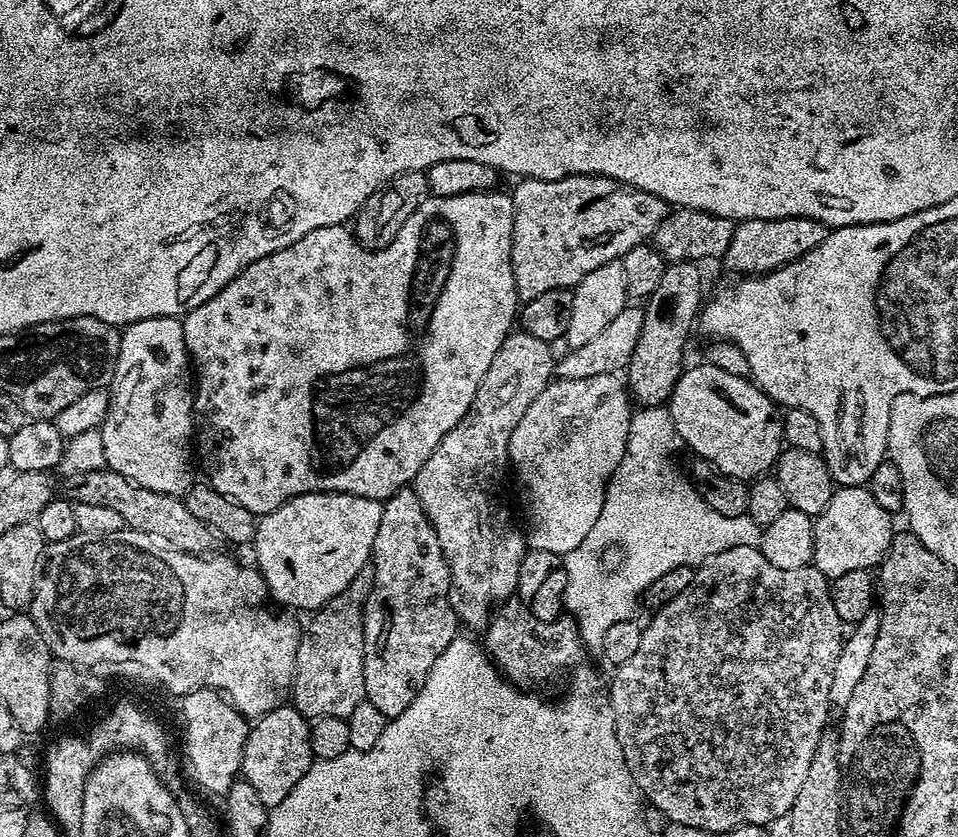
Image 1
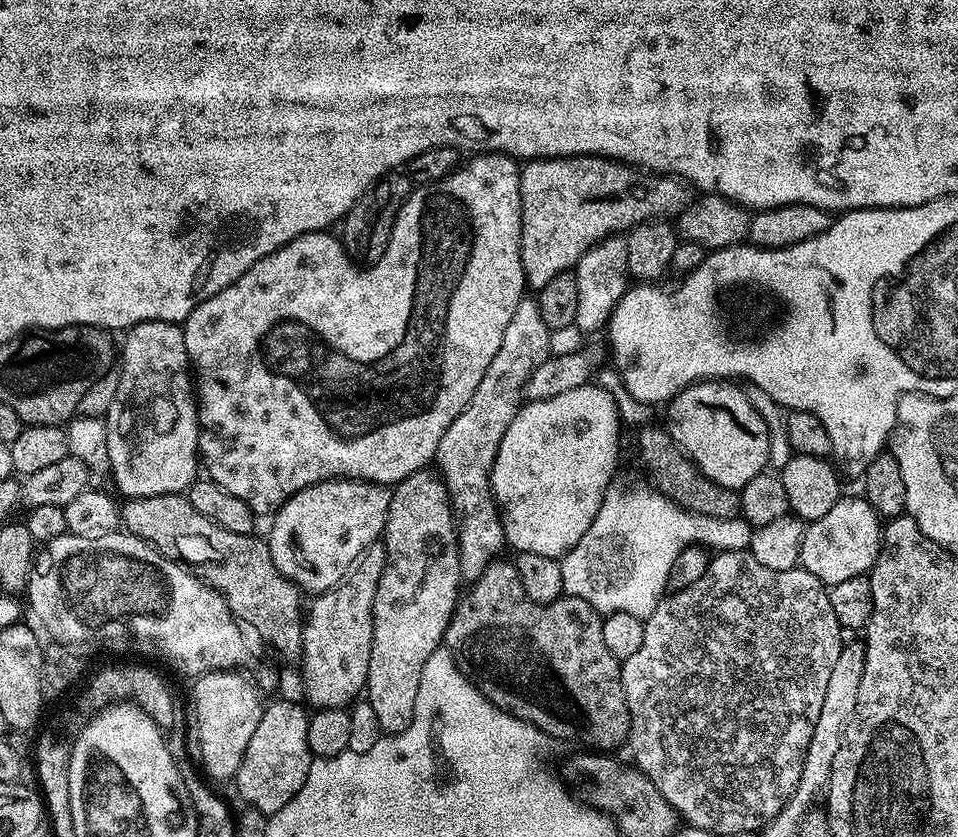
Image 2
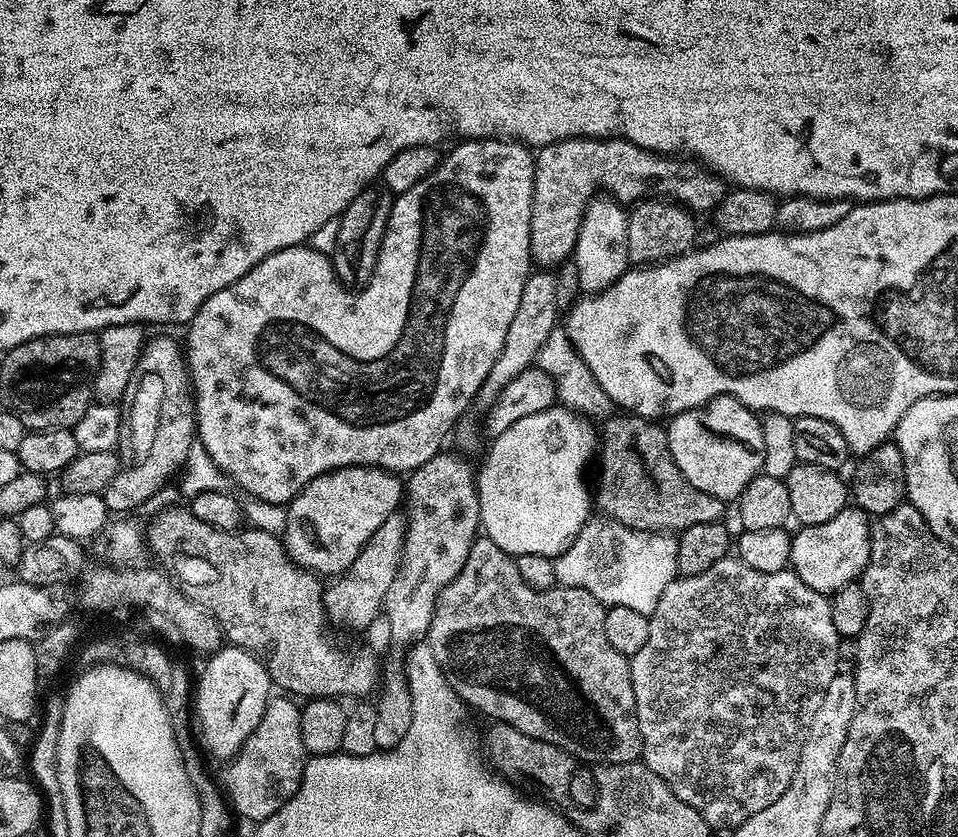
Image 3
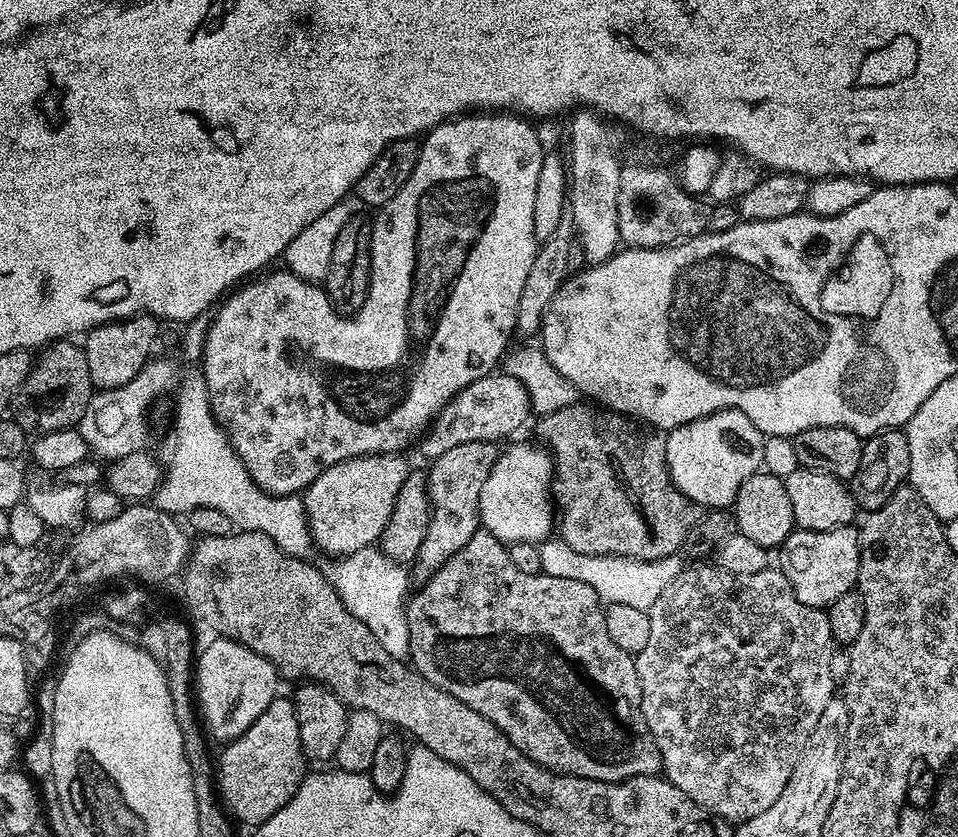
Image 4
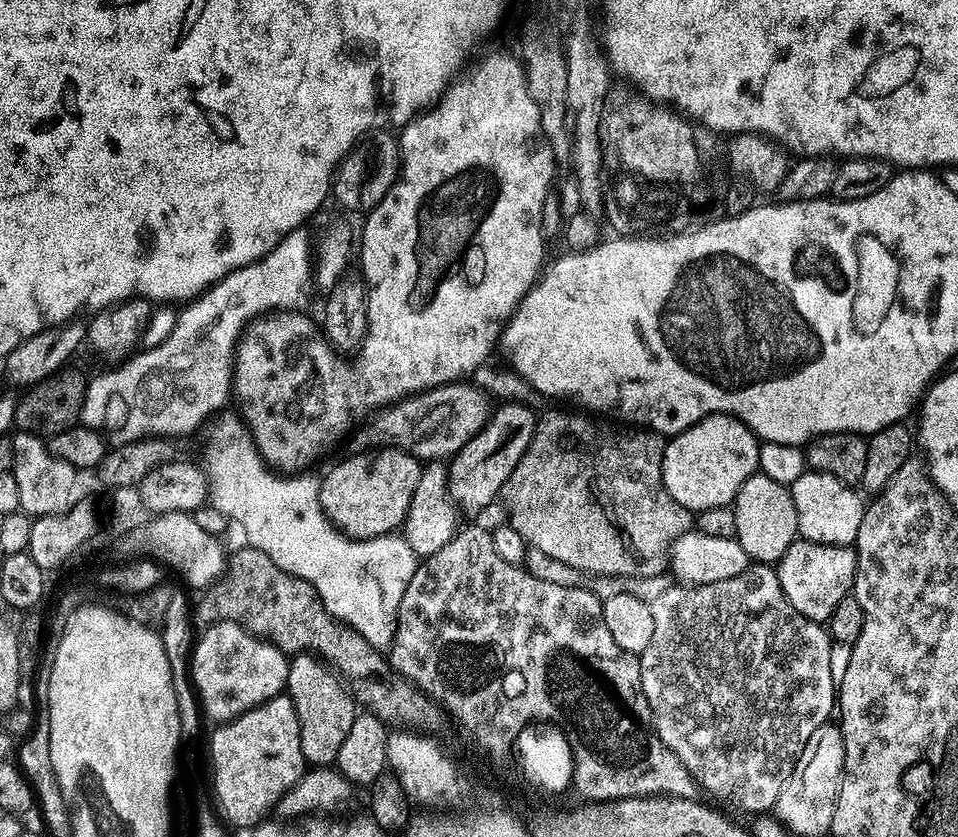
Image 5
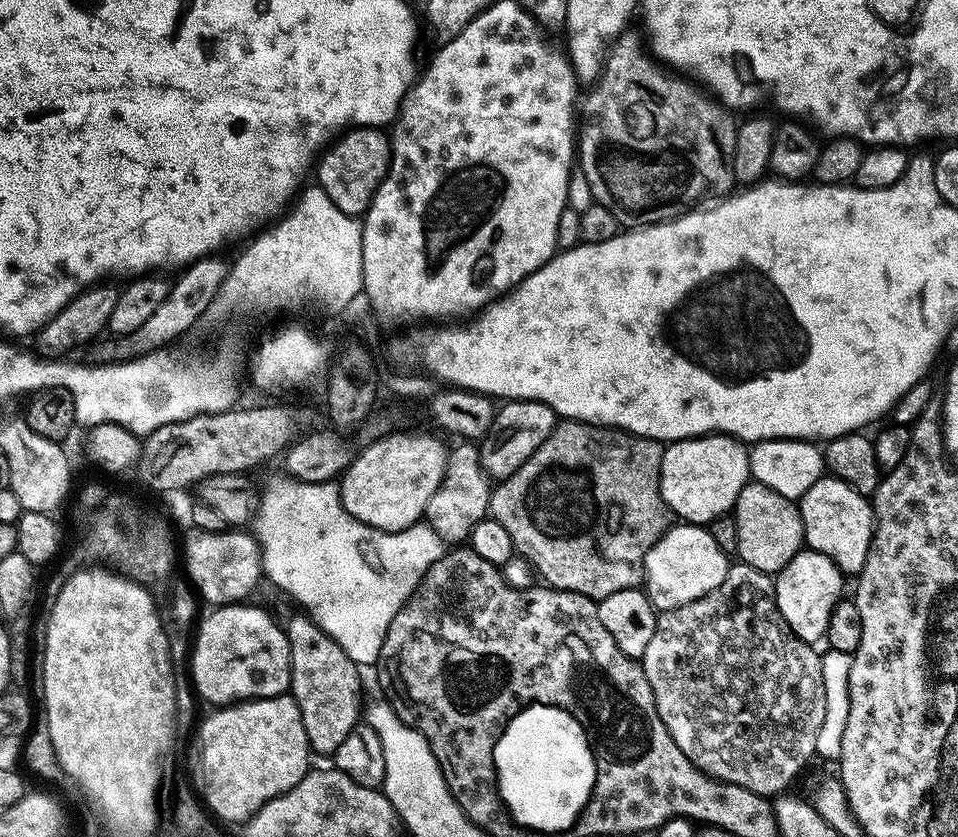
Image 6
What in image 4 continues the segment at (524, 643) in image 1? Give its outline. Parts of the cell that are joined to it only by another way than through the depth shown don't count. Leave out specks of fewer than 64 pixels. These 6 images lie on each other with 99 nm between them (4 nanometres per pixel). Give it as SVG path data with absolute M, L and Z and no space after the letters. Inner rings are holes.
M478 530L458 554L454 554L441 566L430 579L419 585L420 589L411 593L406 604L406 619L409 622L409 652L411 667L434 686L444 692L454 694L470 710L478 710L482 718L494 722L510 738L522 754L526 754L535 764L550 768L553 772L562 772L569 776L581 776L591 780L619 782L632 776L655 776L661 771L660 751L654 734L646 726L642 714L642 686L633 653L622 650L610 638L606 631L605 605L600 596L586 582L574 582L574 578L558 578L543 574L525 574L510 562L506 544L485 530Z

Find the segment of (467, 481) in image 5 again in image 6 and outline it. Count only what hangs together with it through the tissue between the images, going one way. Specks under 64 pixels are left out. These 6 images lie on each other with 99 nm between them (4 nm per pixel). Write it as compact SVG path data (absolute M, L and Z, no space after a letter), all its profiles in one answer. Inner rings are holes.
M509 400L497 411L488 435L479 441L480 467L485 476L499 482L514 474L556 428L558 417L554 409L533 400Z

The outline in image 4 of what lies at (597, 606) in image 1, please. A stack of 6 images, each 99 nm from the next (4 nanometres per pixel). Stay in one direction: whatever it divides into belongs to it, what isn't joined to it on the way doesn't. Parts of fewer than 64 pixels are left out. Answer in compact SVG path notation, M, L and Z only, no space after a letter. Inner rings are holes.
M548 538L539 545L540 557L542 558L541 573L546 576L557 576L558 578L574 578L574 582L586 582L599 594L601 601L608 604L621 604L622 606L638 606L645 610L651 608L652 603L662 594L670 582L674 582L676 575L682 571L681 557L679 555L667 556L661 560L636 560L633 556L606 556L603 554L582 554L565 544L559 538Z

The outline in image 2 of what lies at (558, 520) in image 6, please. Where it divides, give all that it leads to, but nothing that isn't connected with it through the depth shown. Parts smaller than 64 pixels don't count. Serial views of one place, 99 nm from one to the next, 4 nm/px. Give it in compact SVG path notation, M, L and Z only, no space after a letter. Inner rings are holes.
M644 426L639 429L640 460L652 475L651 483L661 495L669 497L686 512L696 512L710 518L734 518L740 516L740 493L735 488L718 486L700 473L699 468L680 451L672 436L663 427Z

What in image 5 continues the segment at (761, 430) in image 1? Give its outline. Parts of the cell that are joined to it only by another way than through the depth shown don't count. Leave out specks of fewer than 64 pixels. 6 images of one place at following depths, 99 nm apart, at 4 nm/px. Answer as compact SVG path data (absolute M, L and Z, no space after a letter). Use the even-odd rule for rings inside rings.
M707 416L665 443L662 482L670 498L693 514L729 507L736 499L742 482L758 471L760 445L756 433L750 431L737 416Z

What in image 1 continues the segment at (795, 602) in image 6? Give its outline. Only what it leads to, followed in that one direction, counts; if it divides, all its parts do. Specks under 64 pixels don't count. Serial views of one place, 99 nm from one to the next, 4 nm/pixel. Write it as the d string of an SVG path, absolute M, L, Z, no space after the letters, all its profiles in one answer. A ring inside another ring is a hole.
M837 487L833 491L830 502L826 502L826 510L814 520L814 554L812 564L827 576L829 581L837 580L842 574L850 574L850 570L872 570L883 564L886 554L892 545L894 527L892 528L893 513L882 510L874 499L874 494L868 492L867 487L846 488Z

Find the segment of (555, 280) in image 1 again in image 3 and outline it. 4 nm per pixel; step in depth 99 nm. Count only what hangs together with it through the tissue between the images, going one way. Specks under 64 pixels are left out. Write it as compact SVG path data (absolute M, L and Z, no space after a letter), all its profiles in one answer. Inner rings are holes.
M619 138L559 140L539 149L535 157L530 250L533 261L540 266L559 266L571 257L584 210L601 190L624 206L649 198L667 198L693 214L711 213L726 195L725 181L707 167L692 162L679 164L679 159L647 152Z

